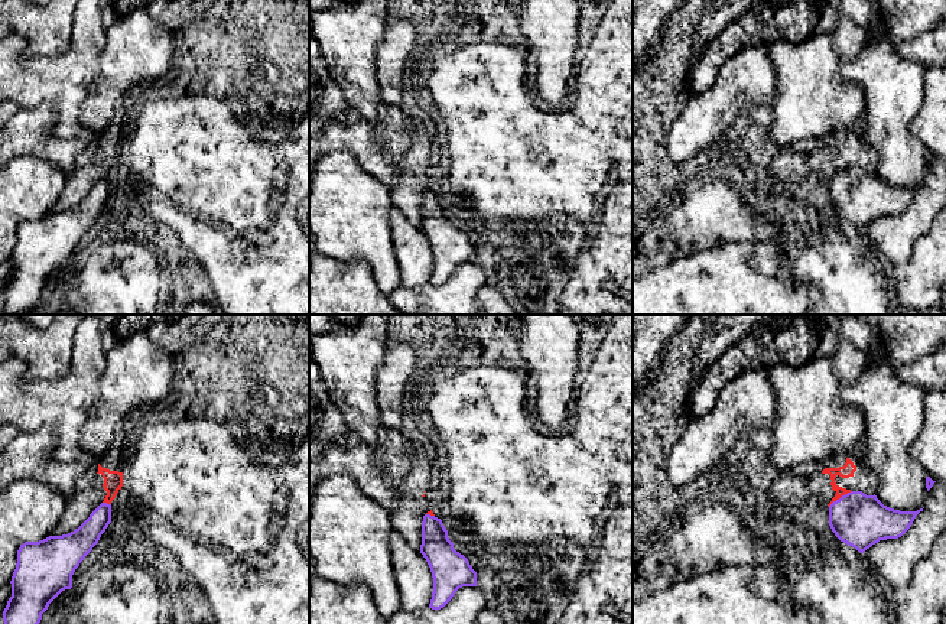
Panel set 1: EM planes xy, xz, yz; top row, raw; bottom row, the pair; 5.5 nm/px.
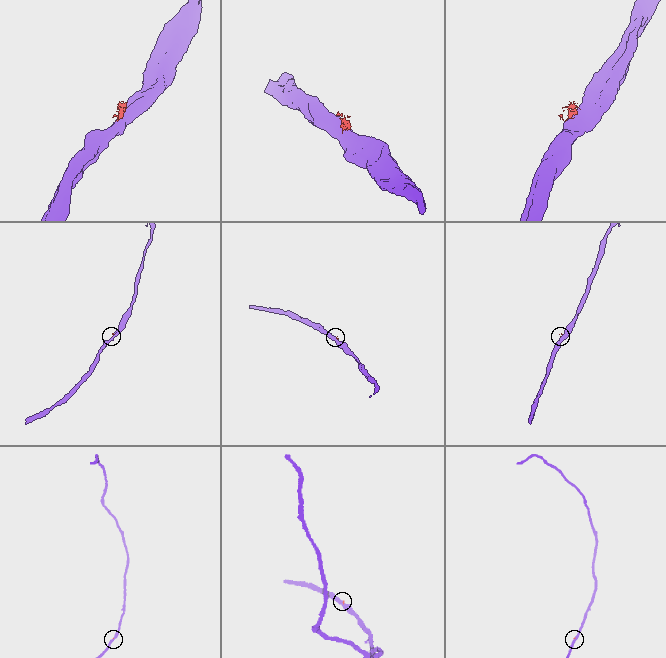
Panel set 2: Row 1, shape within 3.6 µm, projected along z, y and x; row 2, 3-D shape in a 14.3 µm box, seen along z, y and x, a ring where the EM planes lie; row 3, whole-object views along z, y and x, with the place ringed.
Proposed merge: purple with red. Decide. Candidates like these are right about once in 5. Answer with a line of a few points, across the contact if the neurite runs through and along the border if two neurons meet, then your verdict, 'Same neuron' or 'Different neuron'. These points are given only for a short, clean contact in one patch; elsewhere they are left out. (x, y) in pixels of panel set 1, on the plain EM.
Line: yz (851, 168), (828, 182). Different neuron

